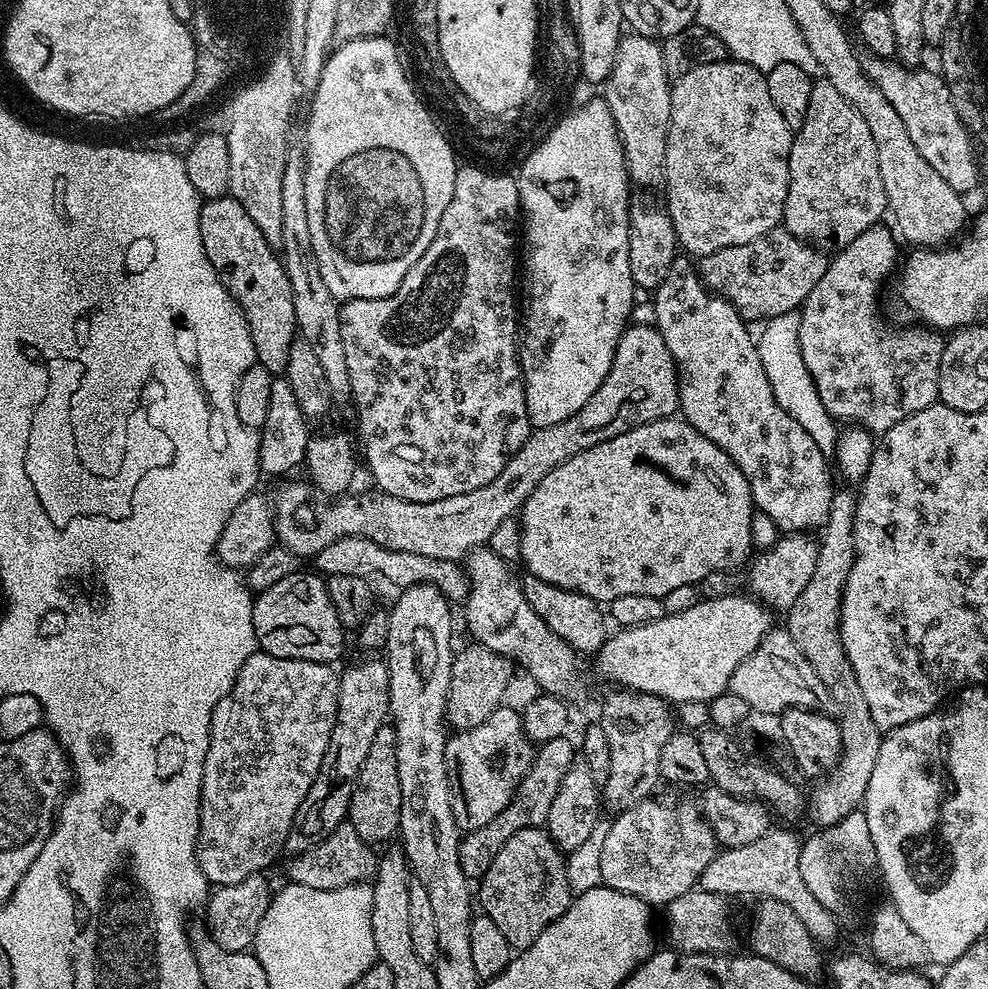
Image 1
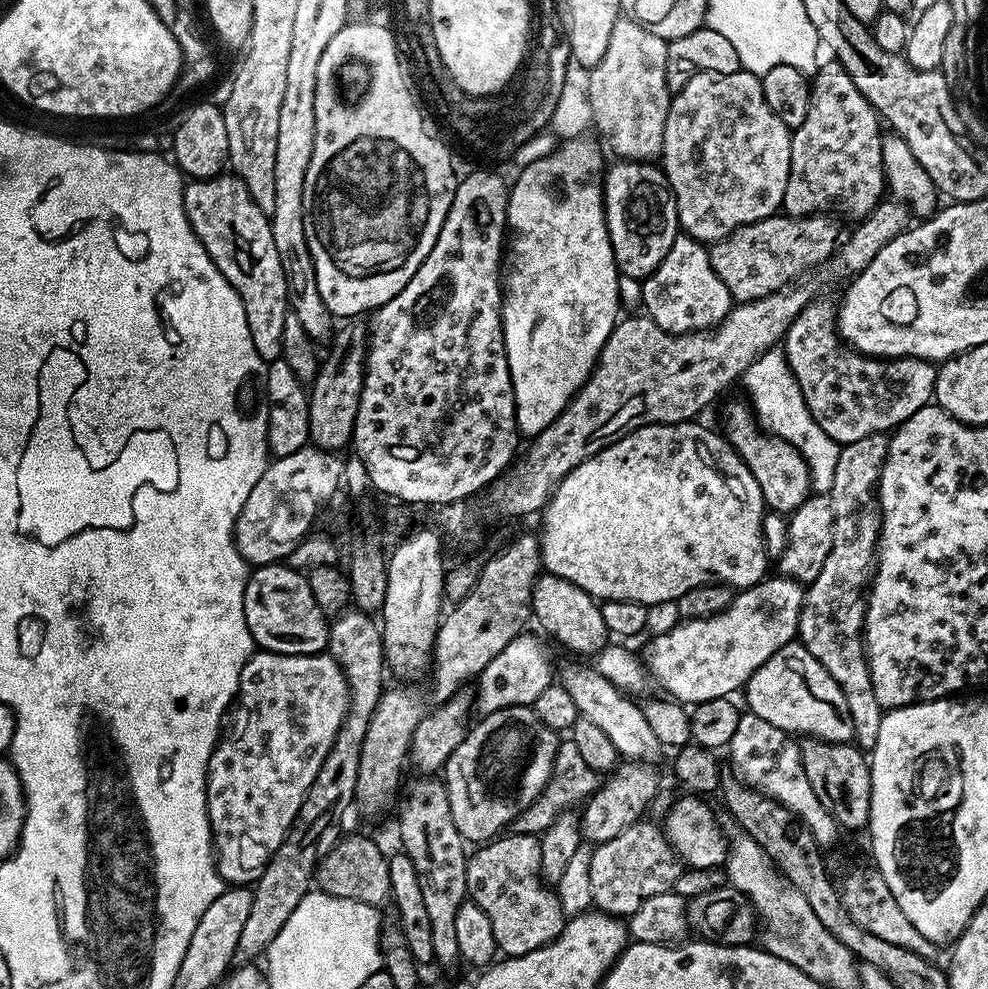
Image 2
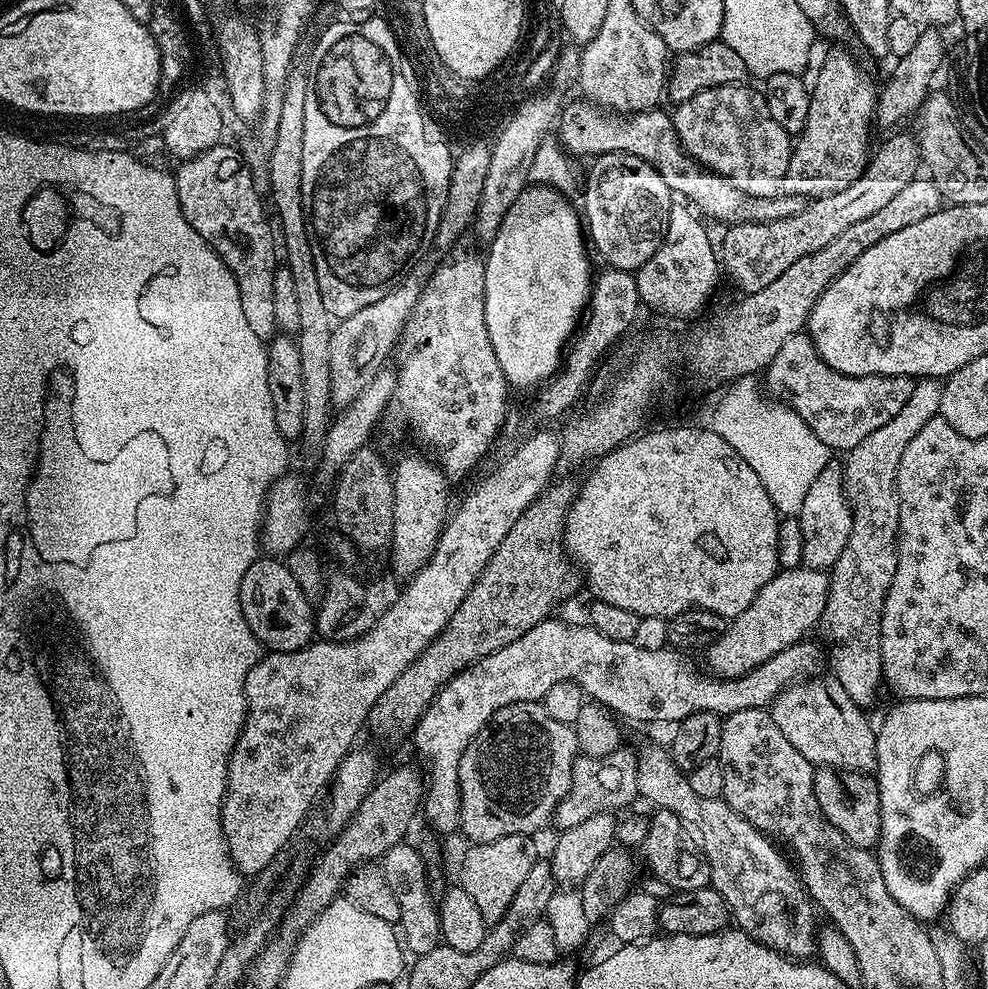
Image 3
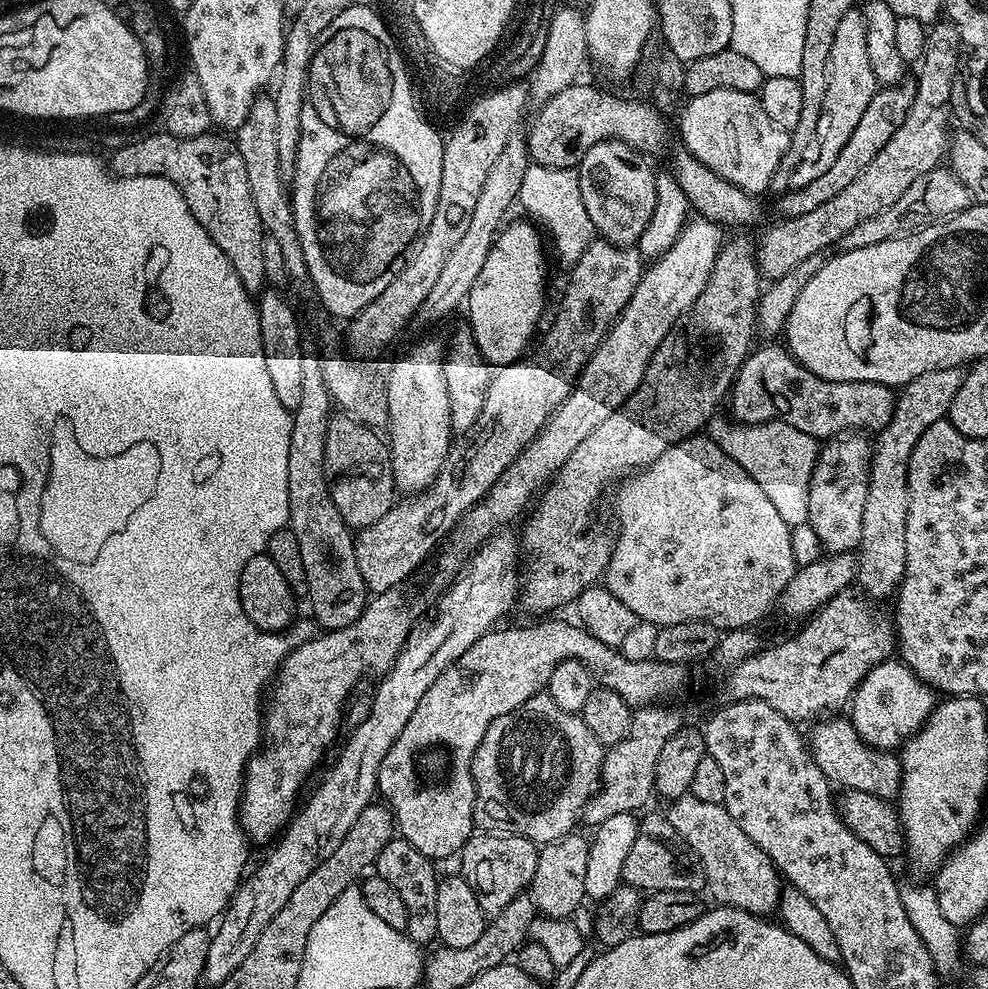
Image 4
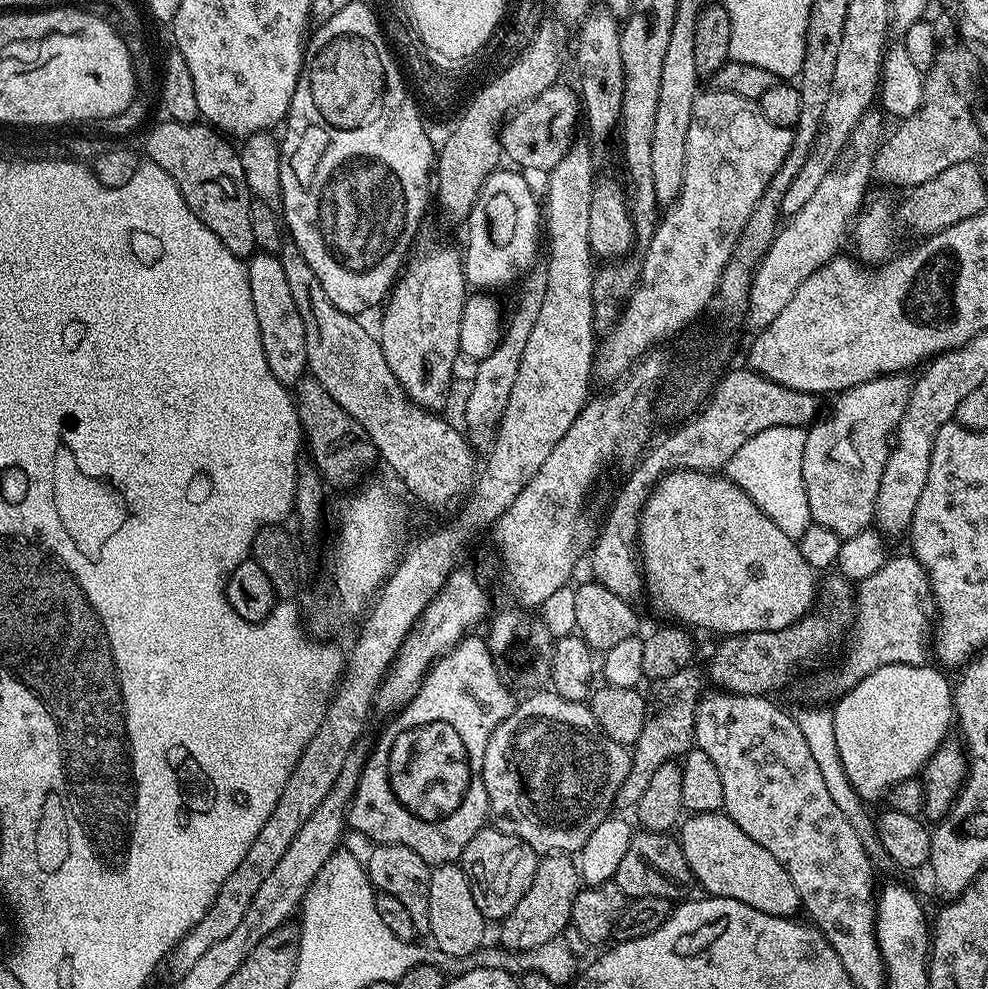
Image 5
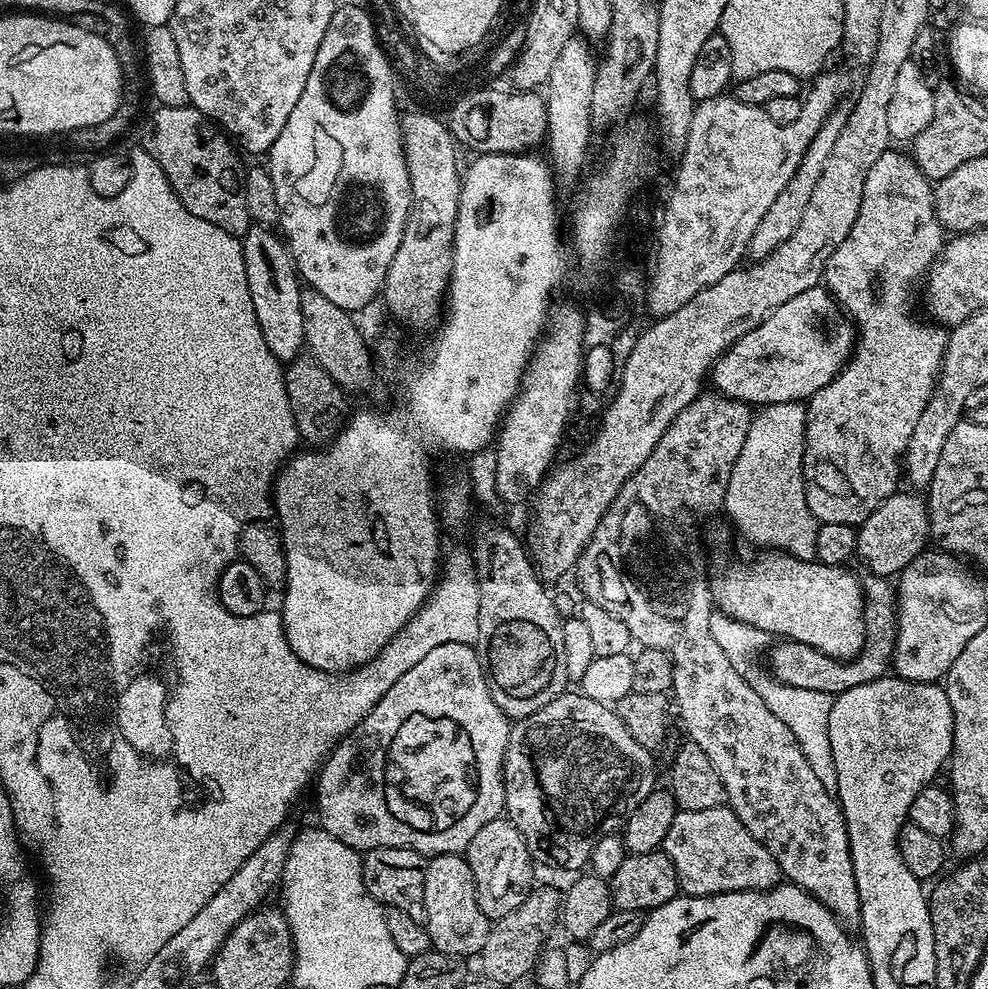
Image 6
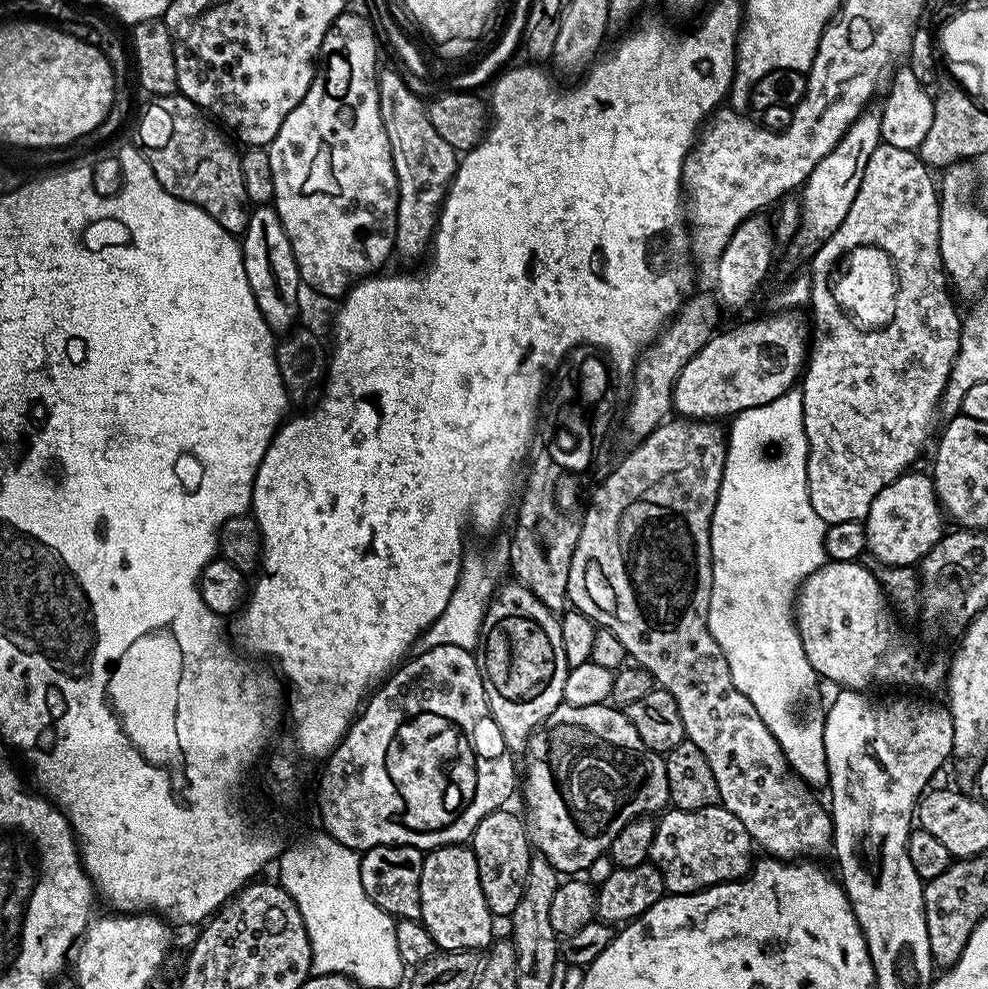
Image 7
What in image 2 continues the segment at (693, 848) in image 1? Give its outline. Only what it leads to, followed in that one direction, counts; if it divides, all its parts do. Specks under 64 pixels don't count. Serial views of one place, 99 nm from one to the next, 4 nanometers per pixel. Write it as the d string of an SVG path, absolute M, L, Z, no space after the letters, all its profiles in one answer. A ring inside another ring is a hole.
M637 822L622 834L610 838L592 849L590 858L590 894L592 904L601 912L617 918L627 918L640 903L654 894L672 891L675 879L682 871L681 861L664 839L663 831L652 824Z

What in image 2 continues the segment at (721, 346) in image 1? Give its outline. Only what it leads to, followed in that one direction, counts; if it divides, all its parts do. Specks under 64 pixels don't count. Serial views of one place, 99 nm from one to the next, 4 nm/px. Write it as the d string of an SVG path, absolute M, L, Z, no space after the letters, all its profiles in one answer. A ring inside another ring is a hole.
M677 234L674 238L674 246L666 253L666 258L654 270L652 276L648 276L639 285L640 296L644 299L643 311L662 330L673 332L675 336L681 336L683 332L702 332L711 330L728 317L728 311L734 307L734 301L730 290L726 290L722 278L714 274L714 266L710 266L710 254L708 248L701 241L687 234ZM743 399L741 400L732 400L725 406L722 435L736 453L744 459L750 474L754 474L762 490L765 505L771 511L791 514L798 506L802 506L802 502L807 500L813 491L808 464L793 444L765 432L756 422L756 413Z

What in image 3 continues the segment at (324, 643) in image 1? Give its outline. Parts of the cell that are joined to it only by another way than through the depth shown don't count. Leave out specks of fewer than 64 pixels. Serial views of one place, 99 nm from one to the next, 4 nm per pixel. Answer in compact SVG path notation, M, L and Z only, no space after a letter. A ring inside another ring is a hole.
M258 558L253 562L250 570L242 574L240 605L250 630L265 649L293 652L313 643L316 632L313 605L308 596L302 594L302 586L294 582L294 577L283 559Z

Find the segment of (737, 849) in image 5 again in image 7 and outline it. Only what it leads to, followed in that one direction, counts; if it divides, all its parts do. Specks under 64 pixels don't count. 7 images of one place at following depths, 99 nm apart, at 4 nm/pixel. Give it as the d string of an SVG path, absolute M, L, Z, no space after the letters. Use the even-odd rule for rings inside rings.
M722 806L693 812L669 807L656 820L656 833L648 851L648 860L660 871L669 893L685 896L715 884L743 880L754 863L752 848L754 841L746 826L742 826L742 822Z

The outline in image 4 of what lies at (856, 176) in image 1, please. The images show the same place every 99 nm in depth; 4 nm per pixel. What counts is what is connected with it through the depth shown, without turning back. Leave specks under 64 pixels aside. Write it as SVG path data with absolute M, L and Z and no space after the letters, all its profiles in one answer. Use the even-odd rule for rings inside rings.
M853 10L842 18L838 25L838 30L834 34L834 43L830 46L830 62L828 63L828 77L826 78L826 98L822 98L822 114L818 114L818 130L814 141L814 156L816 161L799 164L792 175L792 188L806 187L813 182L838 158L839 151L846 146L850 139L850 134L857 129L858 122L861 121L862 114L865 113L866 106L874 98L878 89L874 70L870 66L870 54L866 54L866 22L863 11Z

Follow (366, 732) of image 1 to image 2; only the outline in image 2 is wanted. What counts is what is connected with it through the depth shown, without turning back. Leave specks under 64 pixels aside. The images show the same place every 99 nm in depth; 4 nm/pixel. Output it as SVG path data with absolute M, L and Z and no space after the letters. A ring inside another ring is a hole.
M345 610L331 621L326 652L338 662L348 683L346 718L334 738L334 746L330 746L330 754L326 754L326 762L322 762L322 770L318 770L318 778L314 778L298 810L292 829L286 834L282 846L278 846L260 877L254 881L250 914L242 926L242 934L238 934L238 946L232 958L232 964L236 966L251 965L255 956L263 957L267 953L278 930L286 926L286 918L294 914L294 906L298 906L313 887L316 867L340 839L340 823L344 820L344 811L348 807L351 809L356 799L362 738L366 738L366 726L370 726L374 706L378 706L380 695L386 691L381 625L367 612Z

